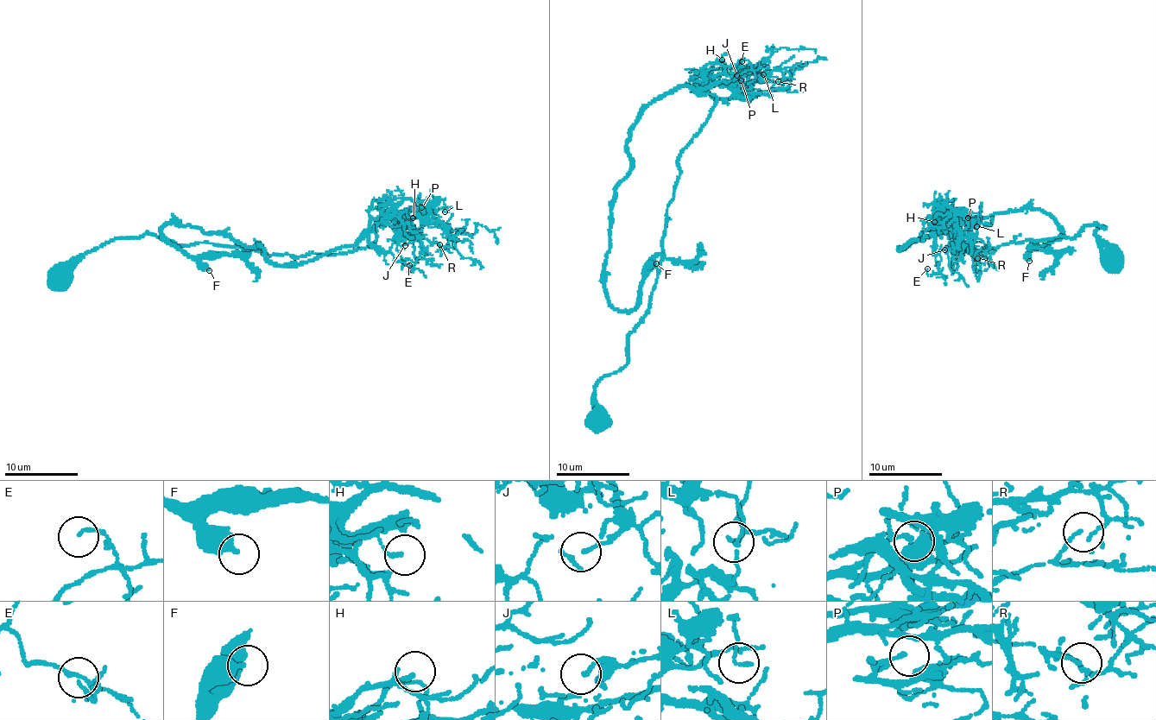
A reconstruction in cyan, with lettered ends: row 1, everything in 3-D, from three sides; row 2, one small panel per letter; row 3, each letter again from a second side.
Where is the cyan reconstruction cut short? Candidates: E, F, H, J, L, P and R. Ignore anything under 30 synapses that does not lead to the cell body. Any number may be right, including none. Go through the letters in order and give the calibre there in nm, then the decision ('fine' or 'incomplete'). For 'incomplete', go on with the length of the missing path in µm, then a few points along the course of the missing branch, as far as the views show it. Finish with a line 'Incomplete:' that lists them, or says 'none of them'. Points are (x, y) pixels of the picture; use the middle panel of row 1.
E: calibre 110 nm; fine
F: calibre 440 nm; incomplete; missing 10 µm; course (656, 263), (654, 267), (685, 262), (713, 239)
H: calibre 140 nm; fine
J: calibre 130 nm; fine
L: calibre 100 nm; fine
P: calibre 120 nm; fine
R: calibre 90 nm; fine
Incomplete: F

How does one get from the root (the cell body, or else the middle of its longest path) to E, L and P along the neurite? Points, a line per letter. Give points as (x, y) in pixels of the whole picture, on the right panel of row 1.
E: (928, 238), (934, 236), (934, 249), (941, 259), (938, 273), (928, 274), (927, 268)
L: (928, 238), (941, 230), (948, 219), (944, 205), (959, 211), (975, 213), (979, 220), (976, 226)
P: (928, 238), (940, 234), (948, 220), (957, 224), (963, 223), (966, 215), (968, 217)

